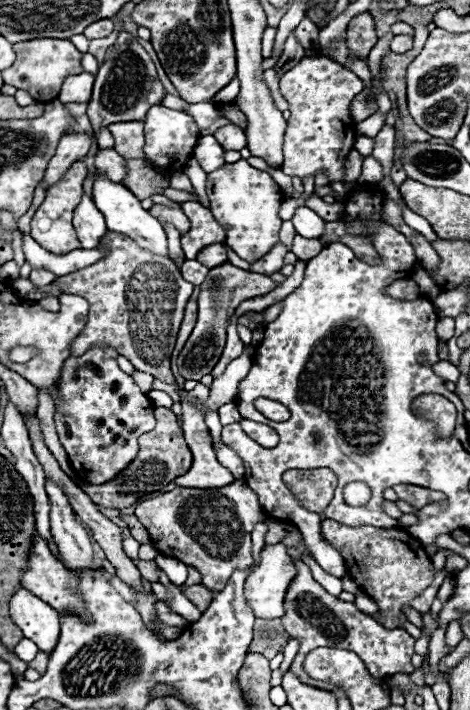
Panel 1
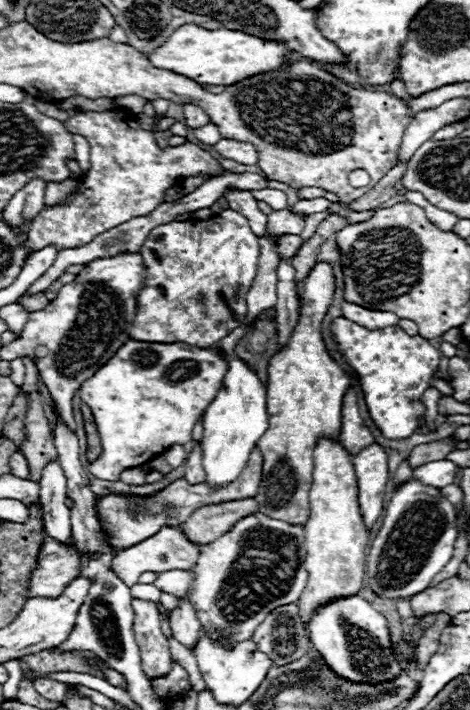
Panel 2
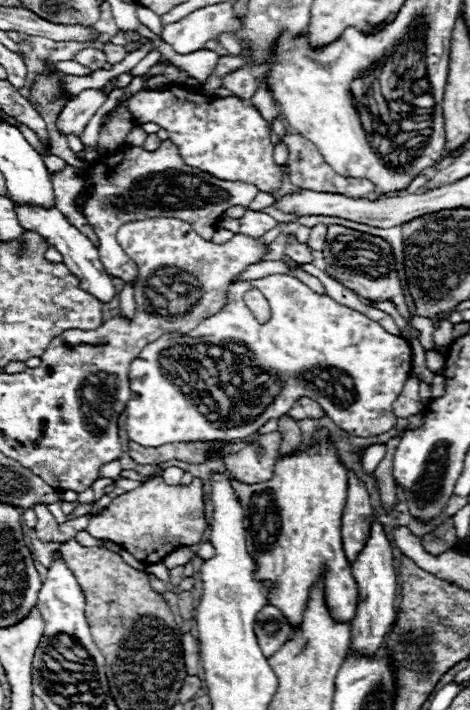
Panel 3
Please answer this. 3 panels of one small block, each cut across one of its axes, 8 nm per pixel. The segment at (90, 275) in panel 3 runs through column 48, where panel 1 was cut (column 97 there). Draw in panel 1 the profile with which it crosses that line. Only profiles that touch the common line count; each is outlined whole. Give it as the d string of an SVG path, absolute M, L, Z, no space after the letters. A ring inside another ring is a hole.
M84 196L74 210L74 228L78 232L82 248L96 248L96 244L108 232L102 212L94 206L94 202L88 196Z

